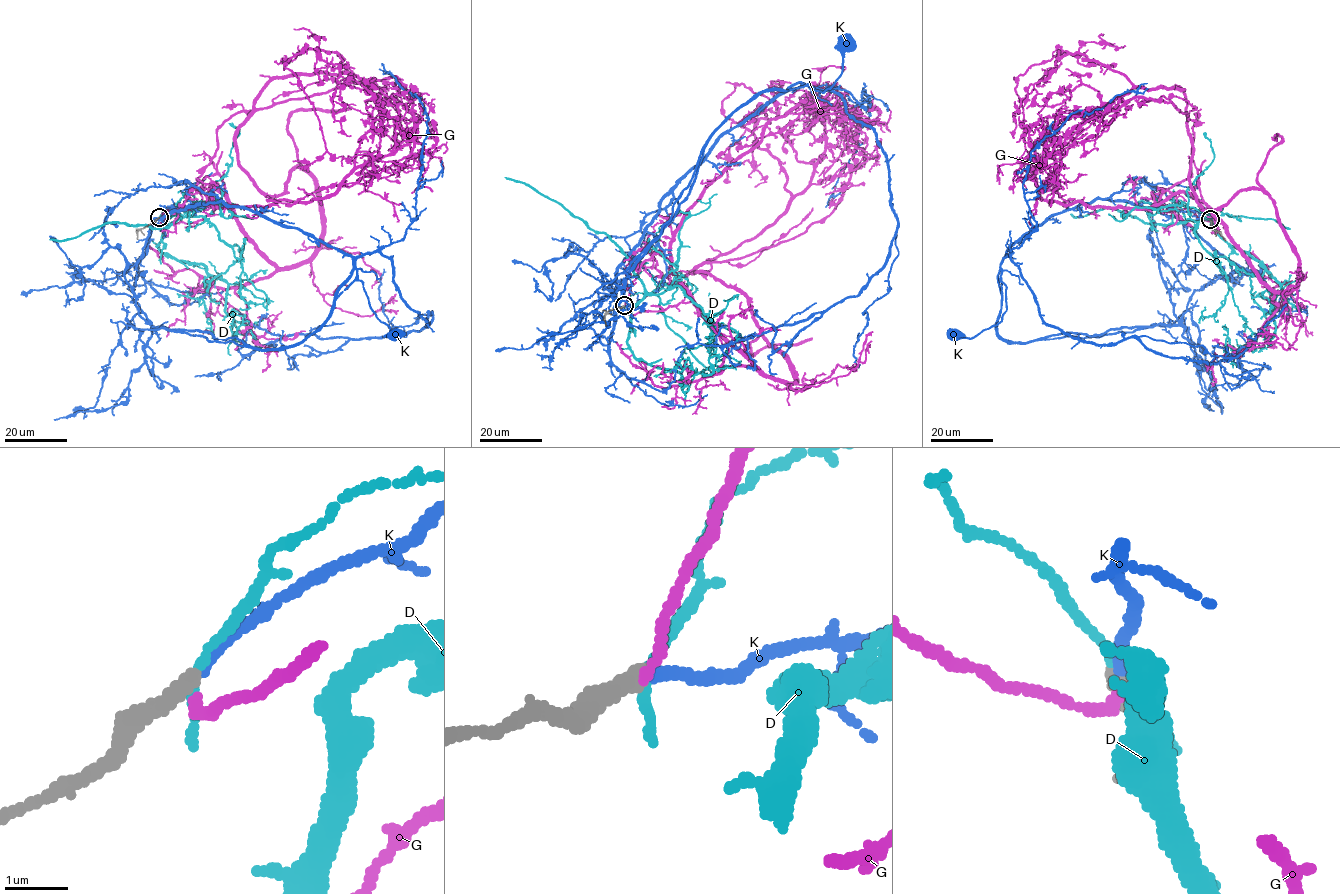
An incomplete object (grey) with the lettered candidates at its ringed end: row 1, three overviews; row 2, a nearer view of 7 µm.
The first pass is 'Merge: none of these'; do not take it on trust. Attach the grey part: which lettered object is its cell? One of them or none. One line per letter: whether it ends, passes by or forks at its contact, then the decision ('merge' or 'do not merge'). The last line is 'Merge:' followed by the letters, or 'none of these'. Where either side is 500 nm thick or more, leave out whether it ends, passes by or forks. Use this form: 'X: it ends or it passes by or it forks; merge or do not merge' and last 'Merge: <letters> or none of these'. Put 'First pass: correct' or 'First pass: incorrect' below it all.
D: it passes by; do not merge
G: it ends; do not merge
K: it ends; merge
Merge: K
First pass: incorrect

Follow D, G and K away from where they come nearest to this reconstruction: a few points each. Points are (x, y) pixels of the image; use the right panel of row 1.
D: (1210, 219), (1280, 286), (1272, 337), (1253, 333), (1234, 350), (1227, 338), (1237, 366)
G: (1210, 220), (1159, 202), (1189, 175), (1184, 92), (1137, 88), (1084, 54), (1017, 78), (1025, 149), (1045, 160)
K: (1210, 219), (1207, 210), (1177, 211), (1098, 198), (1054, 213), (1003, 258), (1002, 320), (971, 338), (956, 333)

